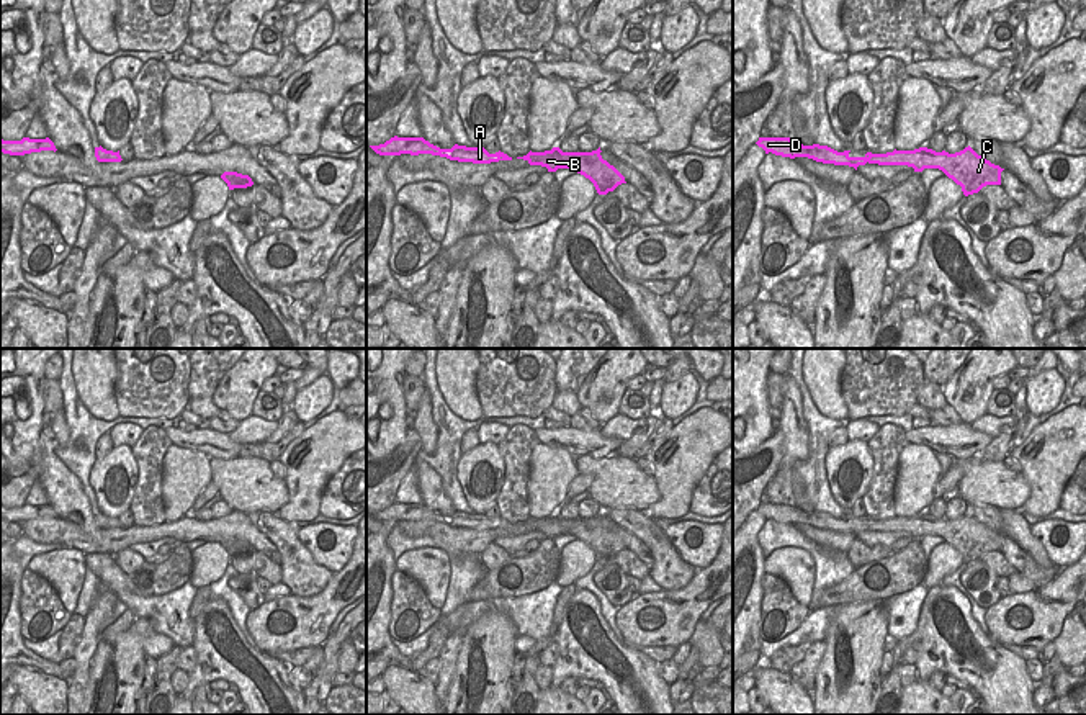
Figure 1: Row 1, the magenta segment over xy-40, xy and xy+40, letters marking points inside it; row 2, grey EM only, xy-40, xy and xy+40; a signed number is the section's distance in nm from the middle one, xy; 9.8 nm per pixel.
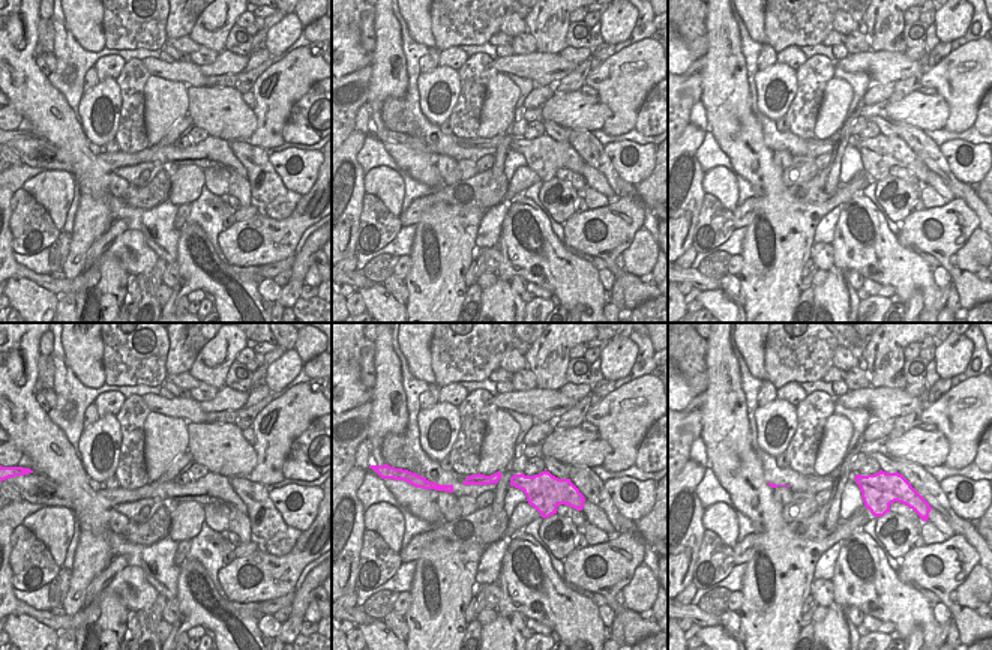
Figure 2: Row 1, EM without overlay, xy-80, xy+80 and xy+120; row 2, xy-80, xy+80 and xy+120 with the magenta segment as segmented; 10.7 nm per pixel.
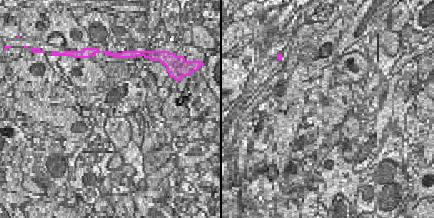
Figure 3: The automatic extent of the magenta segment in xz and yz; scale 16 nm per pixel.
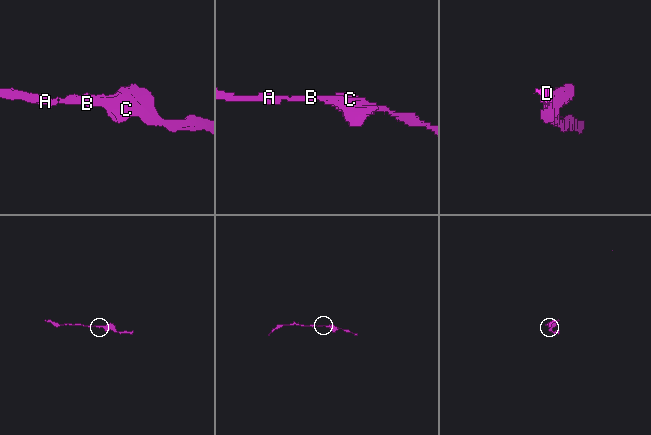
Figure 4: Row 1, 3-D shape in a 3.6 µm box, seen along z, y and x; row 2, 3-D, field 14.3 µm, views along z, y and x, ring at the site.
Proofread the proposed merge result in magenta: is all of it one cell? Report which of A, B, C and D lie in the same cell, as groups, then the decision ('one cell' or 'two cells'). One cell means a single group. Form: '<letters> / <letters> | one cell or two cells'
A B C D | one cell

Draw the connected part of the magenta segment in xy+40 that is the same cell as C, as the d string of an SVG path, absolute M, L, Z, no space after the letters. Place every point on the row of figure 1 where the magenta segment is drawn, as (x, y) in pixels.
M759 137L756 142L765 151L782 157L808 157L823 164L849 165L857 170L859 165L908 165L914 172L924 169L939 169L957 185L962 187L965 196L978 193L986 185L1001 185L1001 169L985 157L978 155L970 146L960 152L949 154L945 151L936 152L927 147L914 151L893 151L886 154L867 152L864 157L850 157L850 151L837 152L828 146L803 146L790 137Z

